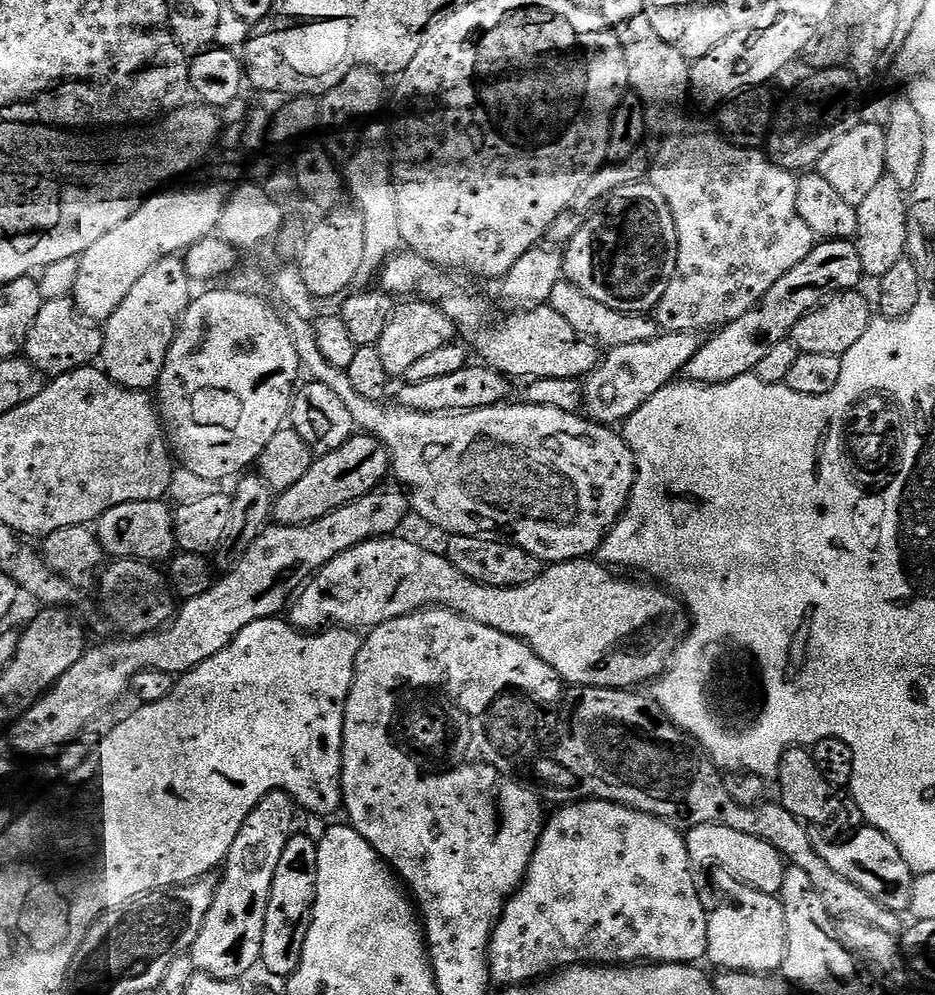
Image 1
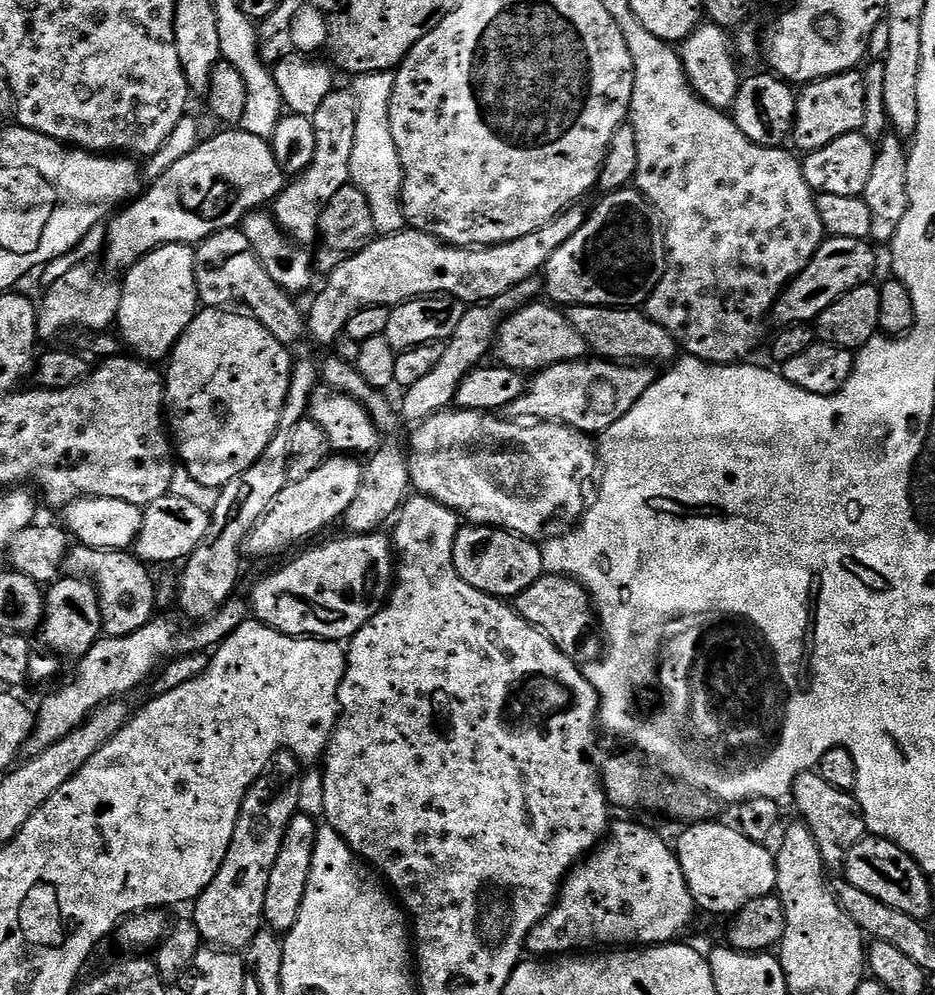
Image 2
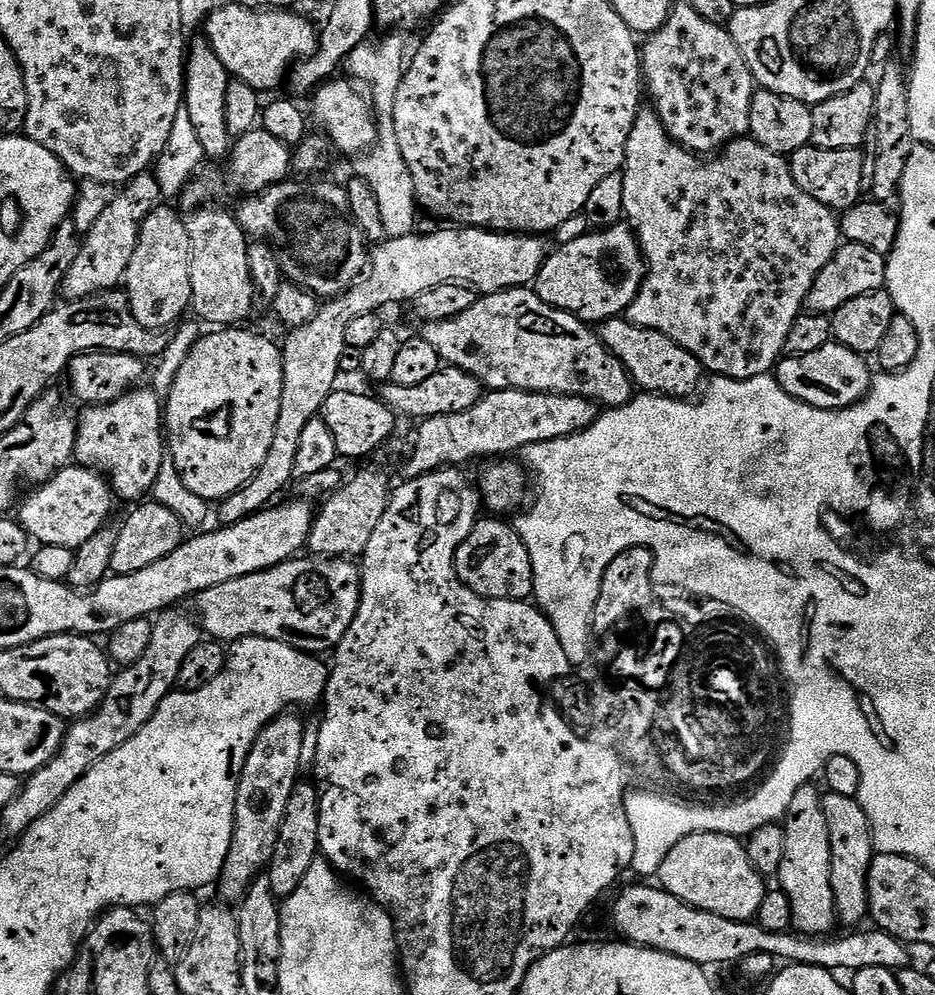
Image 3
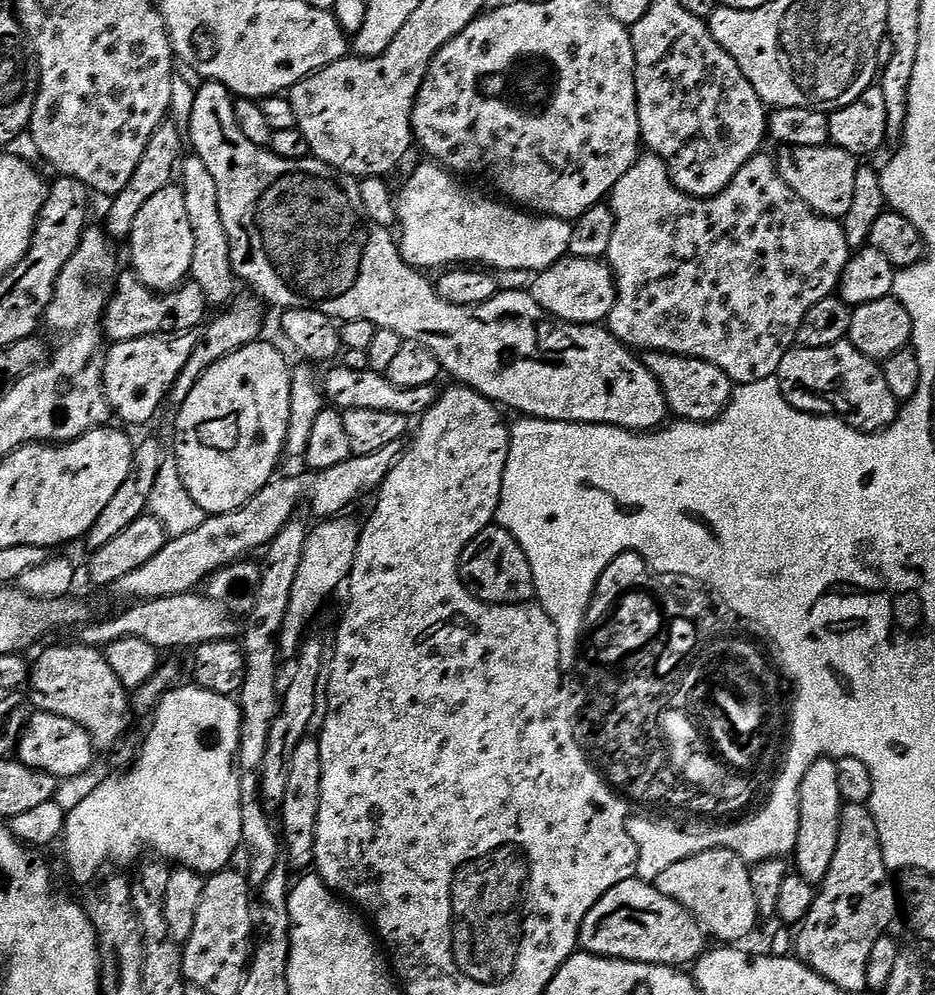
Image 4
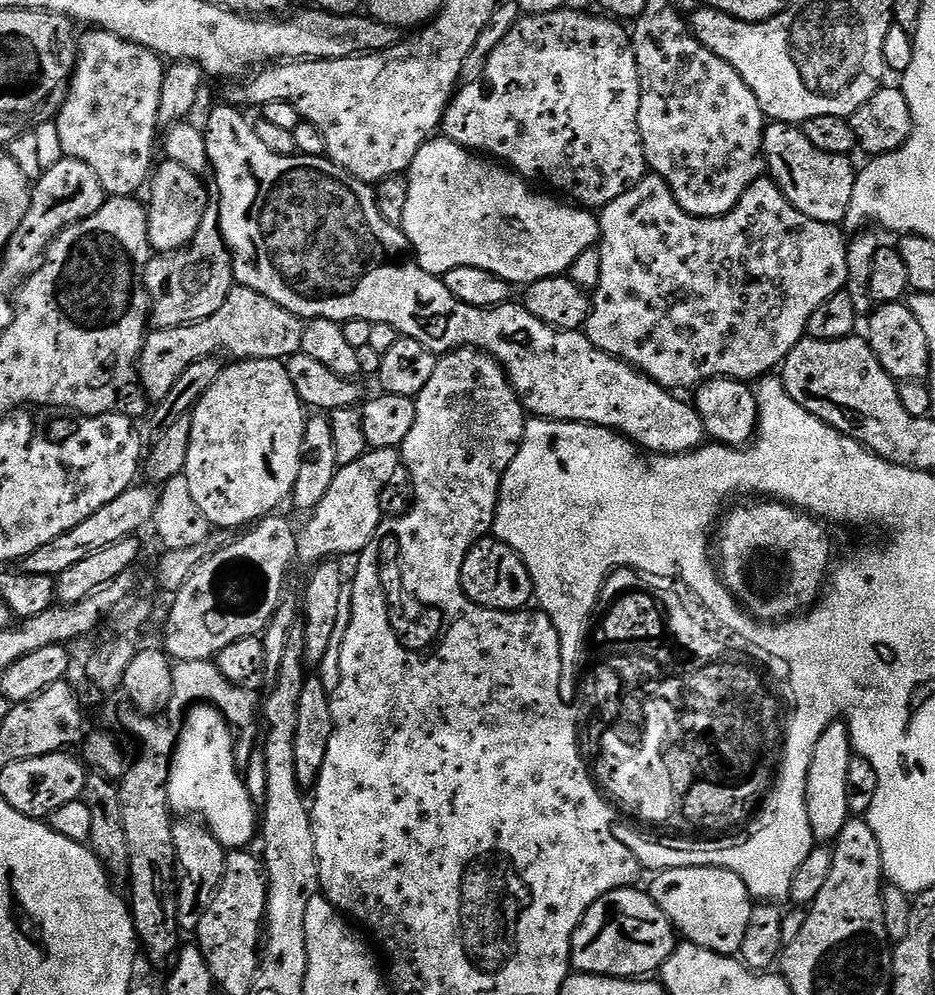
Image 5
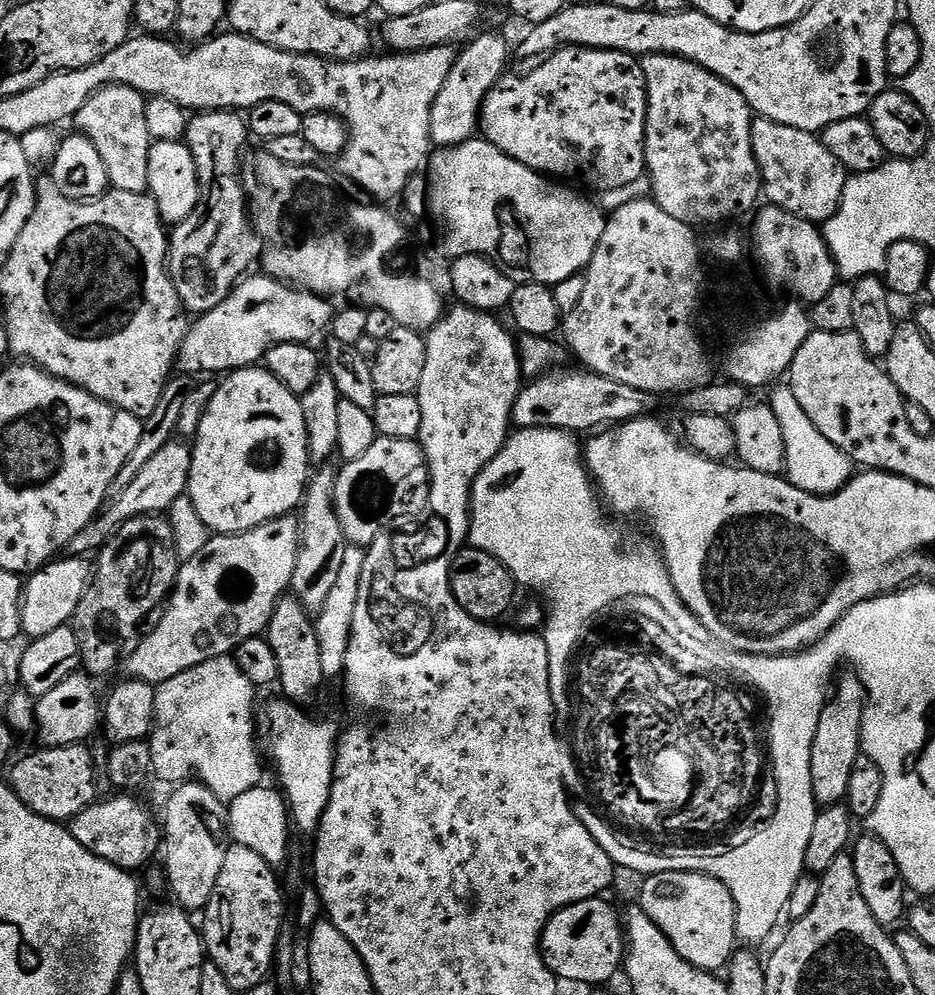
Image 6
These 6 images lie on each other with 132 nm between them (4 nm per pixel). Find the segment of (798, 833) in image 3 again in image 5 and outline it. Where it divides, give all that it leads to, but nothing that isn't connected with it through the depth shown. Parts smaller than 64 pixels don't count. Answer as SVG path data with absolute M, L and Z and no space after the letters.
M837 722L824 731L822 738L818 738L818 746L814 746L814 754L810 758L810 770L806 778L806 818L807 831L816 839L816 842L834 842L838 834L842 834L842 826L850 819L846 806L846 777L850 770L850 762L854 755L852 741L848 739L847 723Z

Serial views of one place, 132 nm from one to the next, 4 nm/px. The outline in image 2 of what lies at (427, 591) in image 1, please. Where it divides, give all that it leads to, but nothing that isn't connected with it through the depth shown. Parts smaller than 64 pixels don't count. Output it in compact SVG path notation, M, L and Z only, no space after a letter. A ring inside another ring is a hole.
M379 531L367 532L364 536L344 534L341 540L320 544L309 552L293 558L289 564L281 566L277 572L264 576L252 588L250 612L255 619L275 632L287 636L315 638L347 642L355 636L374 614L384 606L394 583L394 549L391 539ZM545 574L540 577L534 586L522 590L520 596L515 597L514 607L516 612L526 618L539 632L545 632L571 660L587 662L599 657L602 652L602 640L599 635L588 632L594 628L594 609L583 584L570 580L567 576L553 576Z

